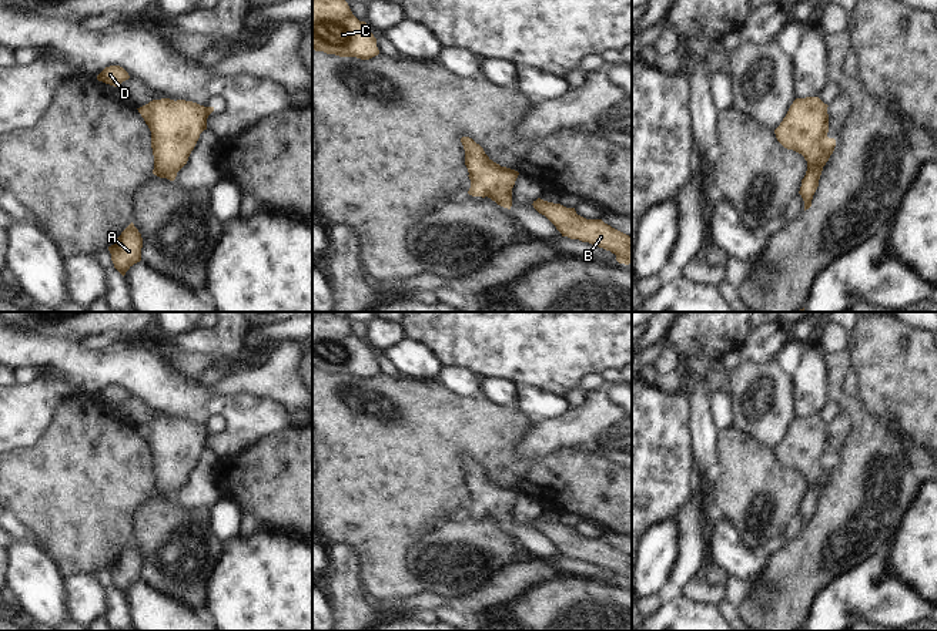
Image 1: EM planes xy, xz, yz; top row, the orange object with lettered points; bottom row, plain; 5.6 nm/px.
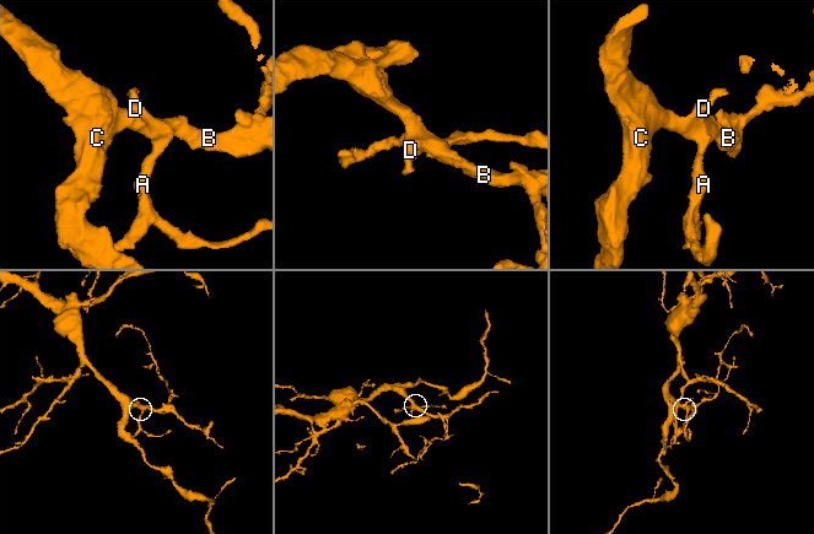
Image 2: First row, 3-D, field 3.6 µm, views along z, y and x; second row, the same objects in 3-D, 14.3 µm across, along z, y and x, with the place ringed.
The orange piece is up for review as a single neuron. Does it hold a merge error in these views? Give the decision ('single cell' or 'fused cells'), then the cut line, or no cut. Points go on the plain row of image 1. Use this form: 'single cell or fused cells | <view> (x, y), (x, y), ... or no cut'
single cell | no cut

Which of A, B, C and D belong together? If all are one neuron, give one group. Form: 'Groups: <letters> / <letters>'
Groups: A B C D

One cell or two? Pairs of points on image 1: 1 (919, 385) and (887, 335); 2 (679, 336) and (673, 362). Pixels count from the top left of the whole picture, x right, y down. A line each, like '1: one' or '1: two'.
1: one
2: two

